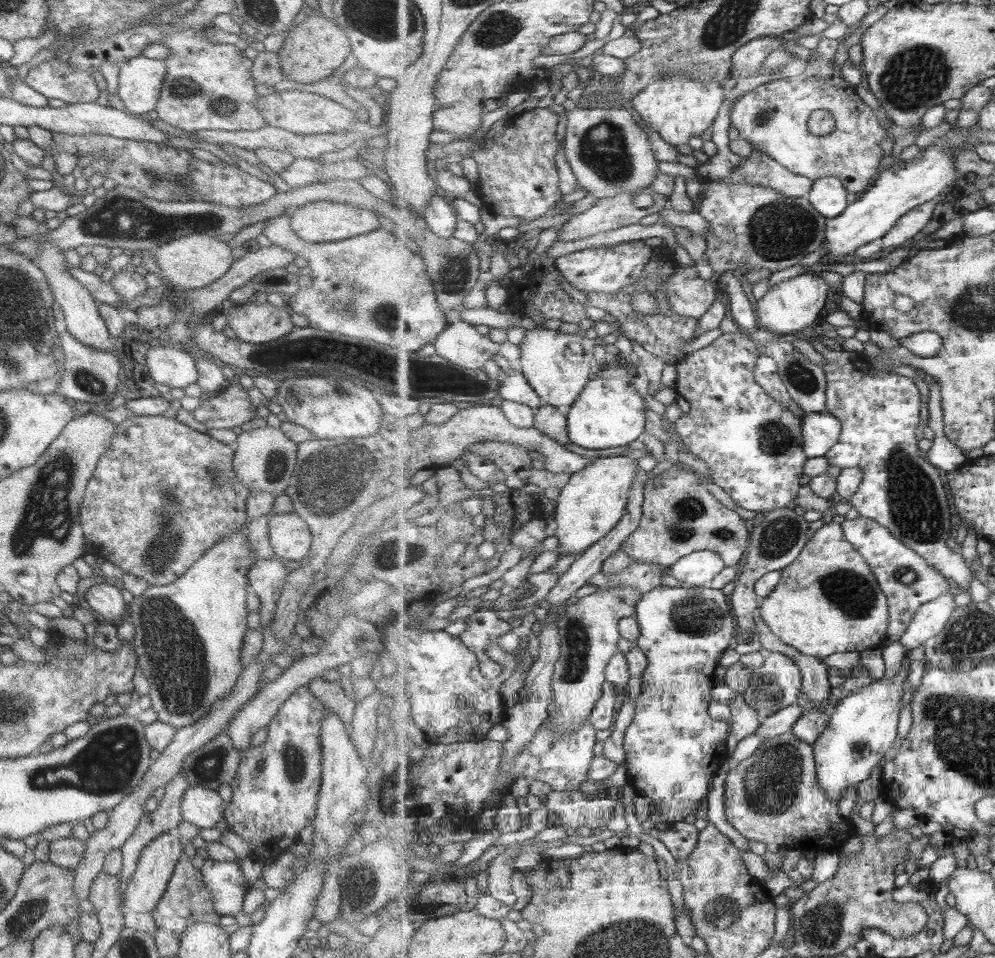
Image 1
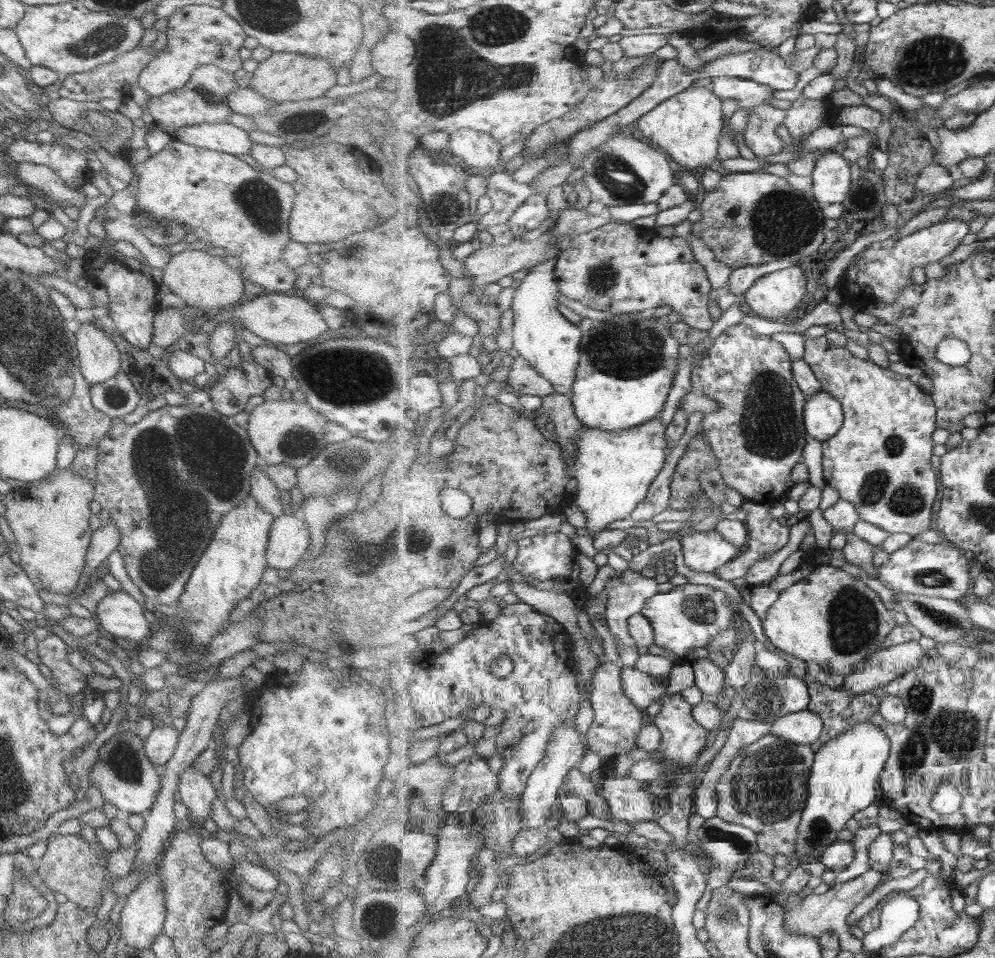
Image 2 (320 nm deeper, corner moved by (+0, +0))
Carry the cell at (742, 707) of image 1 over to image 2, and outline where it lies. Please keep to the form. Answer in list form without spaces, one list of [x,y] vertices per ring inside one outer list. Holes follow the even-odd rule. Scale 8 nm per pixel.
[[[695,659],[691,662],[694,670],[695,684],[706,695],[705,701],[719,702],[724,699],[726,672],[711,659]]]

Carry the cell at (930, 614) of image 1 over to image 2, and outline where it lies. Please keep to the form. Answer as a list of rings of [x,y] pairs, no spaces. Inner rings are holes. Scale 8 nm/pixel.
[[[918,641],[889,646],[873,653],[858,670],[846,675],[843,686],[850,694],[866,694],[920,667],[925,650]]]

